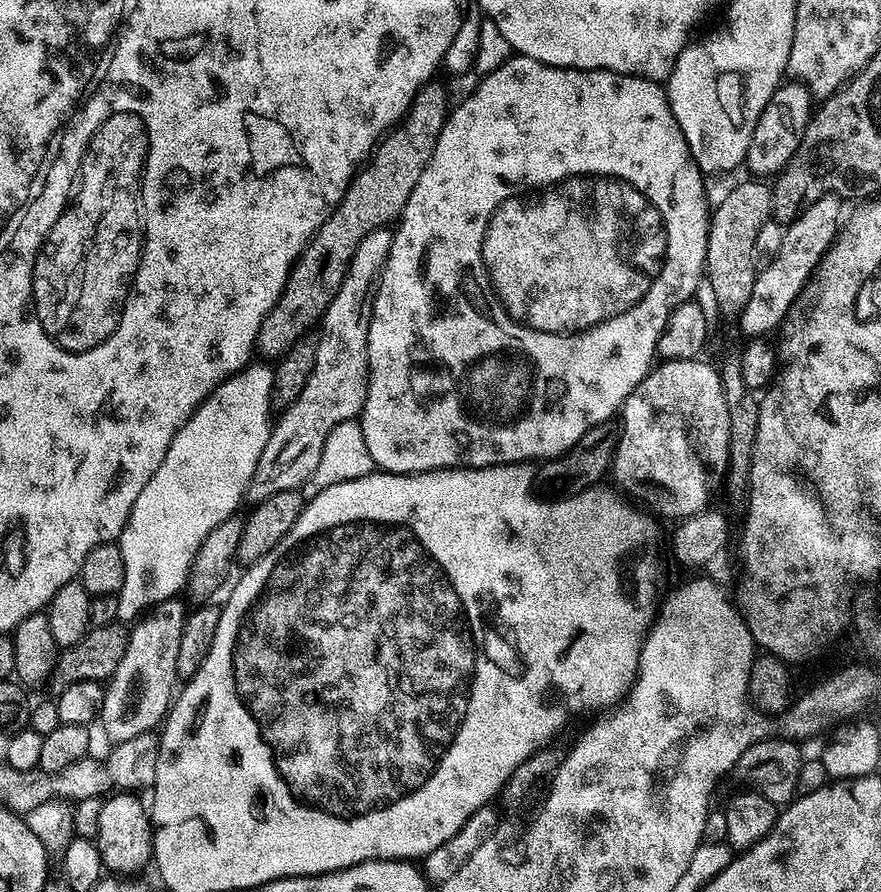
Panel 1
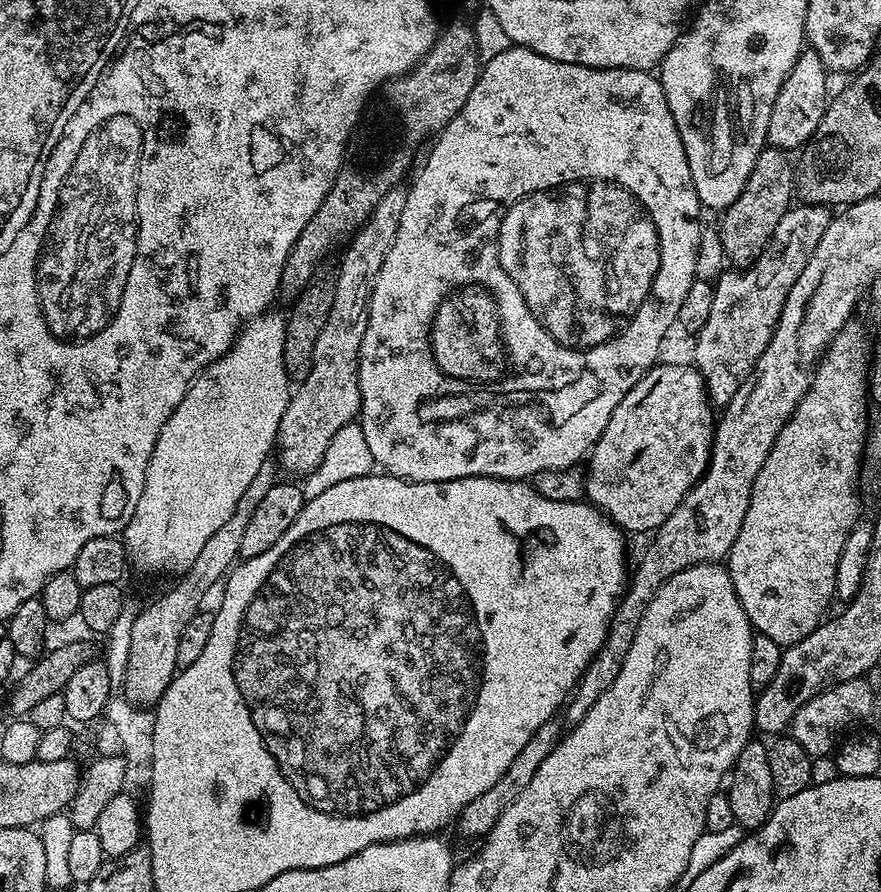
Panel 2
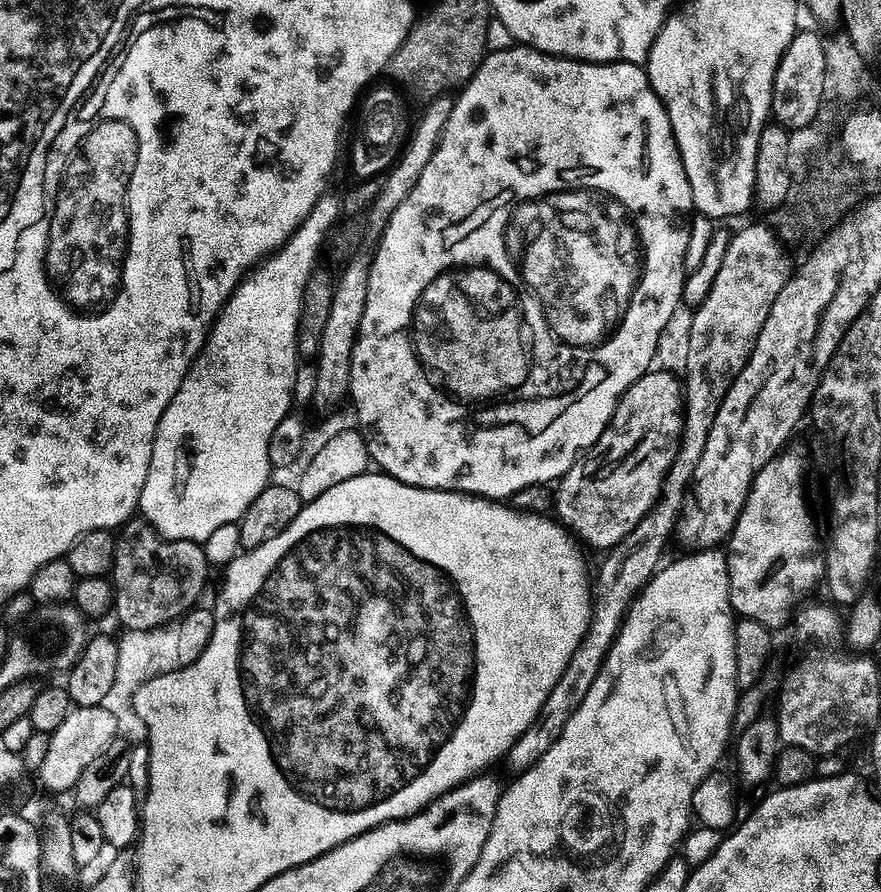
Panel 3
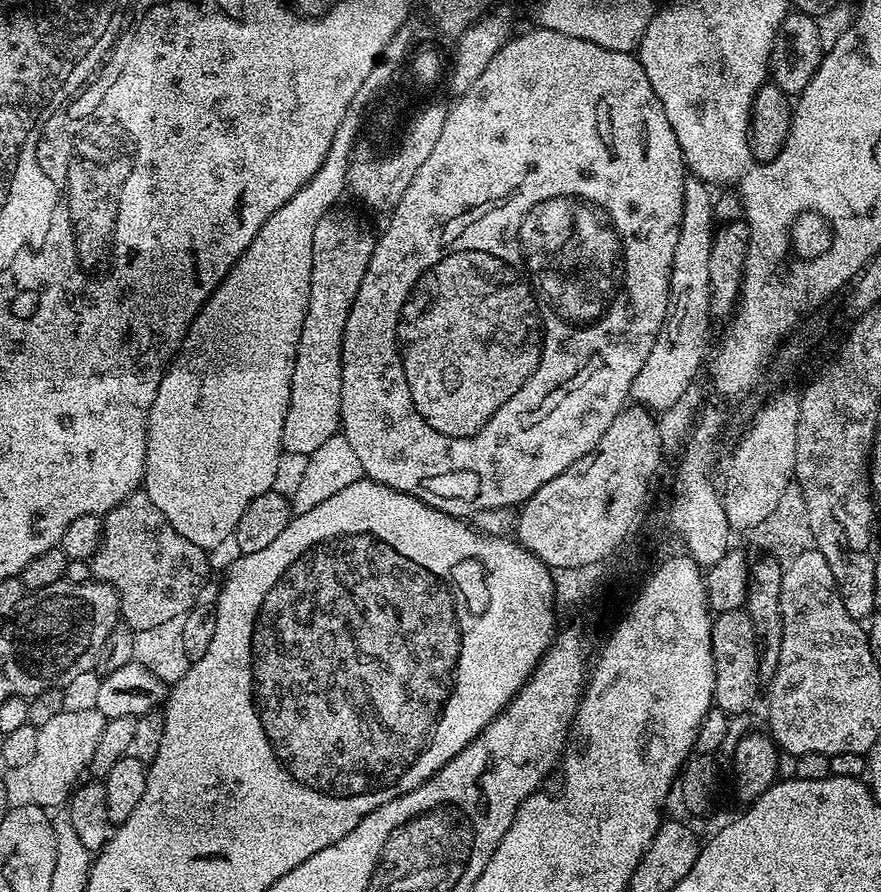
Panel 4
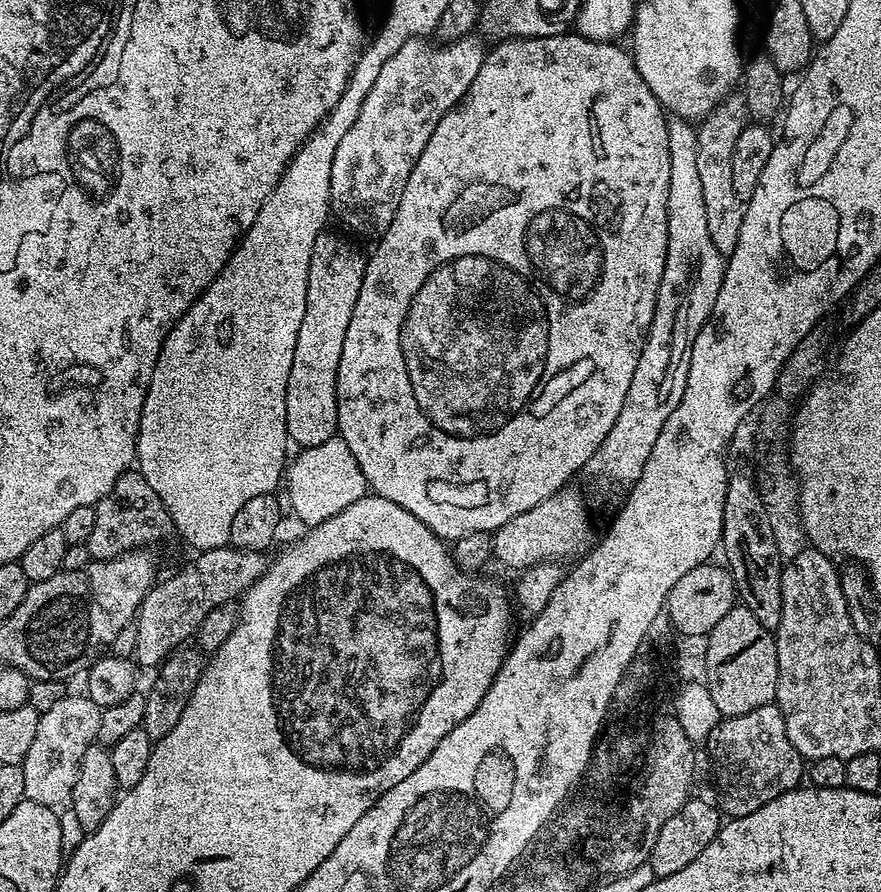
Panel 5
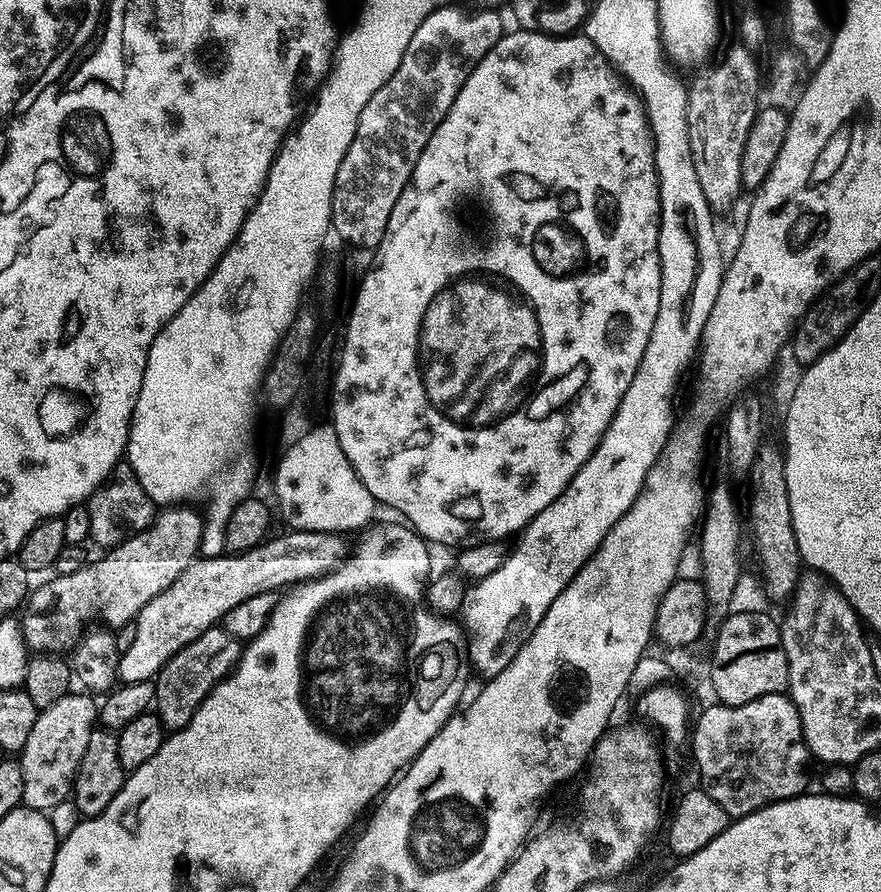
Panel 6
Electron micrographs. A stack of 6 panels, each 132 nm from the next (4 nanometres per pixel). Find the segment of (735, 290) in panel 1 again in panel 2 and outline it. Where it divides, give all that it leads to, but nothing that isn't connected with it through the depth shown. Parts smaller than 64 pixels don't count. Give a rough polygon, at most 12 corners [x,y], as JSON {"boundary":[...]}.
{"boundary":[[766,146],[721,213],[724,257],[745,268],[791,207],[795,171]]}

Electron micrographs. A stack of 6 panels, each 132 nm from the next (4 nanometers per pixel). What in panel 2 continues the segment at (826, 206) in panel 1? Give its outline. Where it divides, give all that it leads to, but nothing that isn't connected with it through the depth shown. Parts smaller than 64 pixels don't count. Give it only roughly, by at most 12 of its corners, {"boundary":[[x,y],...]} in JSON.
{"boundary":[[797,203],[712,289],[691,360],[727,408],[833,213]]}

